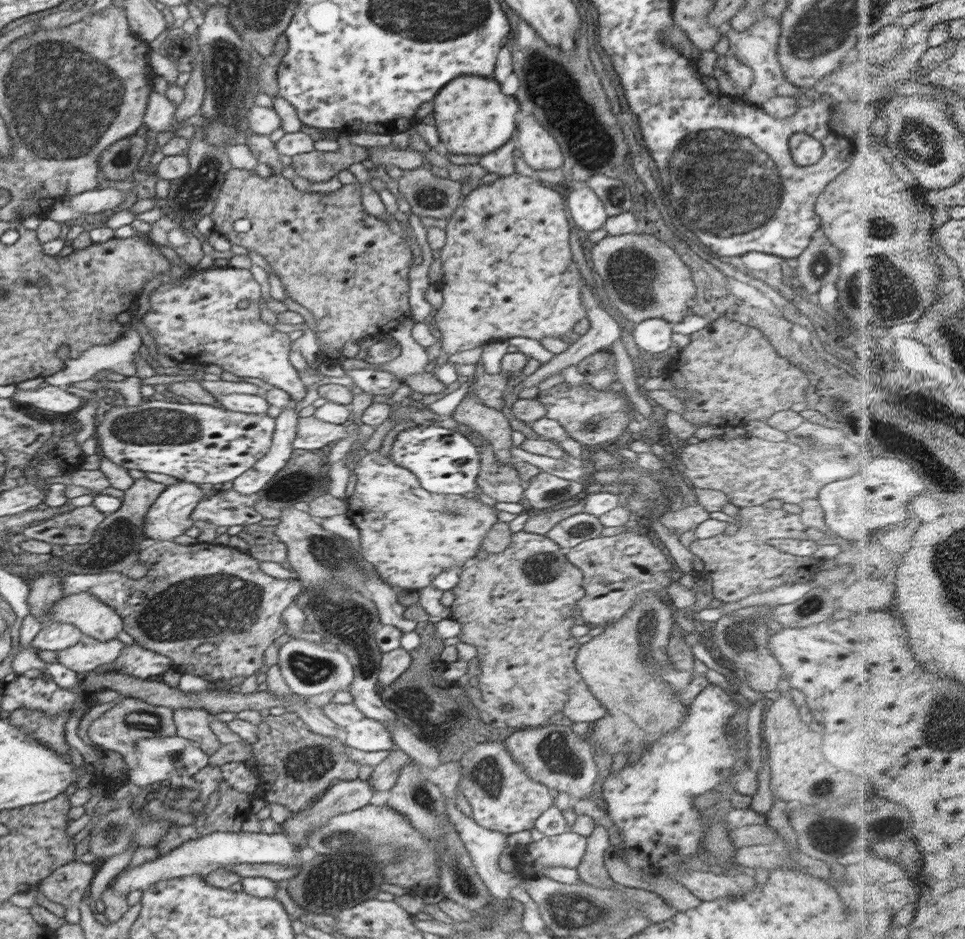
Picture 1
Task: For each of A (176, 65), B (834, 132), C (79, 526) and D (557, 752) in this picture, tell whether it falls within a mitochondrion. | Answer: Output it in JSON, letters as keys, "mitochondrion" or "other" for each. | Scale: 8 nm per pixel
{"A":"other","B":"other","C":"mitochondrion","D":"mitochondrion"}

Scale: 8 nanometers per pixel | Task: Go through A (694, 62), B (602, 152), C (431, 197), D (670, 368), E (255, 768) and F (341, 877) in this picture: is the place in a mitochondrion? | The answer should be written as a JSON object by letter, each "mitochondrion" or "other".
{"A":"other","B":"other","C":"mitochondrion","D":"other","E":"other","F":"mitochondrion"}

